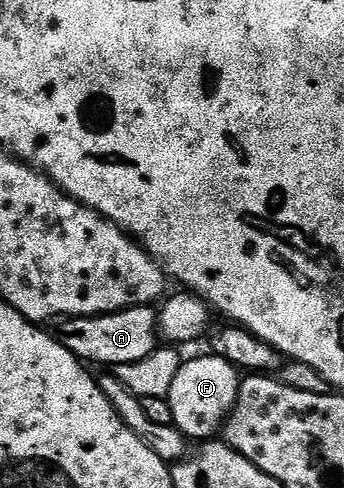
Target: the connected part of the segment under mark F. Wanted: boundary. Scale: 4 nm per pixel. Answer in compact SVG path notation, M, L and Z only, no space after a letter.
M206 352L203 358L183 361L182 367L176 372L176 380L172 380L169 404L172 408L174 425L187 439L210 440L214 434L223 429L238 399L240 370L228 359L219 358L213 352Z

